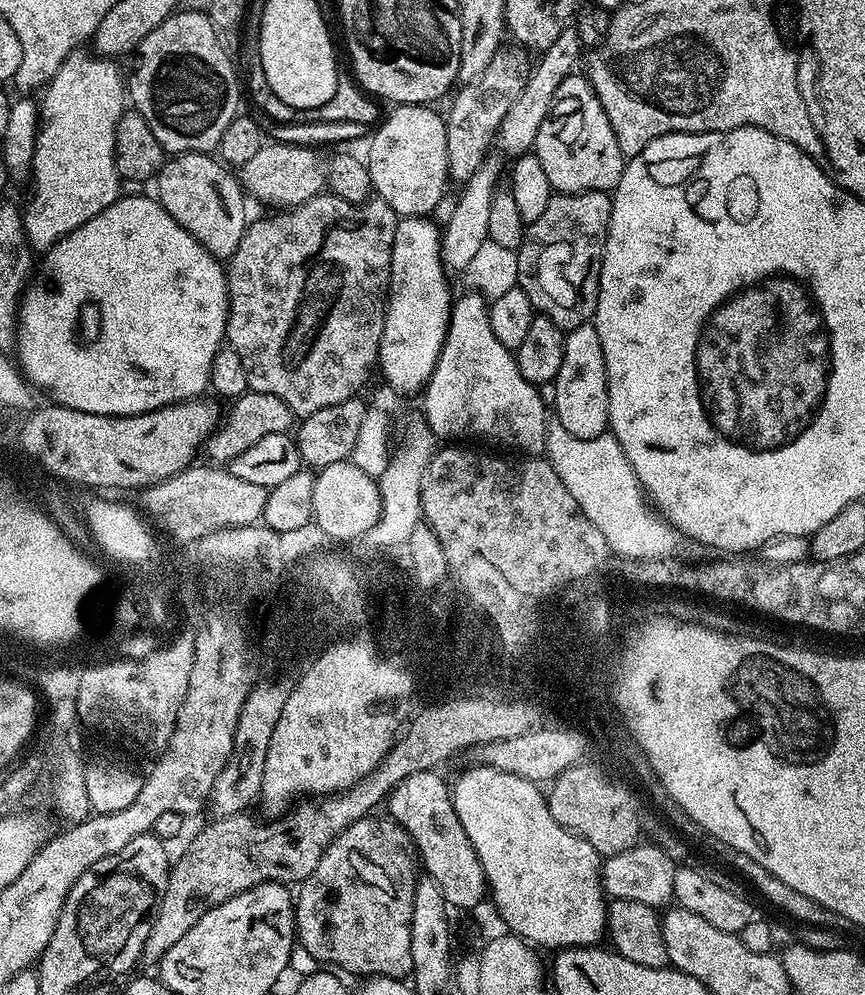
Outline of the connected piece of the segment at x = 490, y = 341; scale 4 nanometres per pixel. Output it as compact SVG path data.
M468 294L455 301L452 306L452 317L448 323L448 333L440 351L438 362L434 366L432 376L423 389L423 419L428 421L428 429L433 436L443 438L449 436L452 442L472 442L468 440L489 440L492 444L509 444L517 448L517 453L536 458L544 452L546 442L546 422L549 413L544 412L546 402L540 396L537 385L526 382L516 365L515 355L498 338L494 338L494 330L490 326L488 310L489 301L479 294Z

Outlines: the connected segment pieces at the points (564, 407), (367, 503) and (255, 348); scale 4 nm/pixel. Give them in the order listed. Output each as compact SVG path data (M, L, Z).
M589 322L571 329L564 337L562 367L554 381L554 415L574 438L598 438L608 427L608 375L606 358L602 354L602 338L598 338L595 323Z
M348 460L319 469L315 477L312 518L329 541L356 542L360 535L370 530L370 526L374 526L374 522L378 522L380 485L373 477L362 474L362 470L358 470Z
M321 194L310 198L304 204L276 214L273 220L253 219L244 230L242 242L238 242L238 250L226 264L226 283L228 286L228 327L226 329L227 347L233 348L242 361L242 370L246 370L246 382L253 392L272 394L281 399L289 407L291 415L303 418L318 410L326 410L326 406L341 404L353 399L356 392L374 372L380 354L380 339L384 329L384 313L386 297L390 292L392 278L392 247L394 246L394 230L398 217L394 209L386 201L369 198L362 204L352 204L341 196Z

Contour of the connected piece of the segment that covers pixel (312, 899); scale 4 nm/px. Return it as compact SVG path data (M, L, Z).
M373 818L360 819L354 821L348 828L342 830L341 833L333 838L329 843L328 848L321 855L321 860L308 877L299 885L298 895L294 900L294 911L296 913L296 936L298 937L298 944L304 952L307 953L313 961L319 962L321 965L331 966L333 969L341 970L345 968L348 972L368 972L364 974L371 974L372 976L394 976L397 978L404 978L413 971L414 957L412 954L412 947L410 946L410 926L412 925L412 911L414 910L414 890L416 889L416 881L418 873L412 866L414 858L408 854L410 852L410 844L406 839L406 832L401 825L395 822L383 824L380 820L372 820Z

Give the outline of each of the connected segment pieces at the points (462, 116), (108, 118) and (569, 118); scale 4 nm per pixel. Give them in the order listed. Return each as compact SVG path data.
M502 46L490 60L490 66L482 72L477 80L467 81L452 106L446 111L446 158L448 175L453 181L468 181L489 157L488 147L493 147L494 139L500 131L502 118L514 106L518 94L526 86L530 75L529 53L519 46Z
M77 50L68 55L51 80L48 81L44 92L44 104L39 105L39 113L42 119L39 121L39 132L36 136L36 149L33 154L33 162L30 167L30 183L32 182L32 197L28 200L28 205L23 205L22 215L24 217L24 239L31 251L37 254L43 254L52 248L65 236L74 231L78 226L90 222L94 214L106 210L121 195L122 181L116 172L116 163L114 162L114 138L116 137L116 127L118 122L124 117L126 111L126 80L120 77L120 72L115 68L111 59L105 58L99 54L93 54L91 51Z
M573 74L561 82L552 102L552 109L542 118L534 145L534 155L542 162L553 193L606 192L618 186L624 173L626 158L614 138L610 118L602 110L587 75Z

